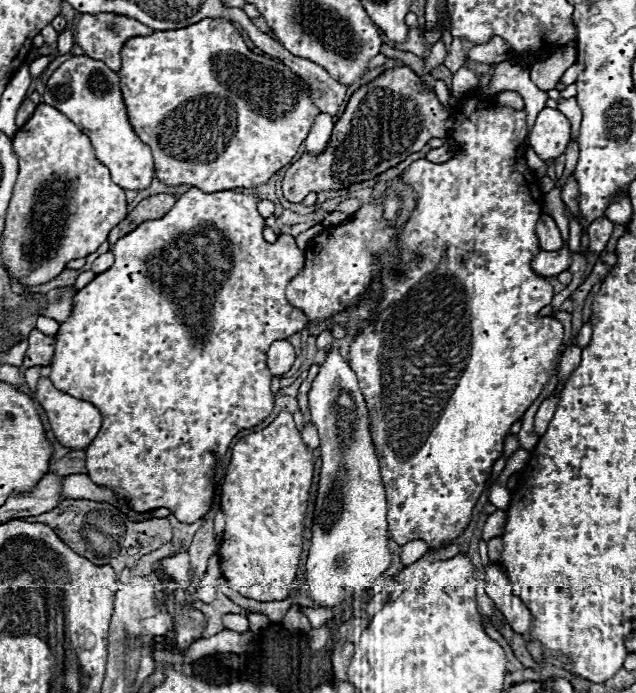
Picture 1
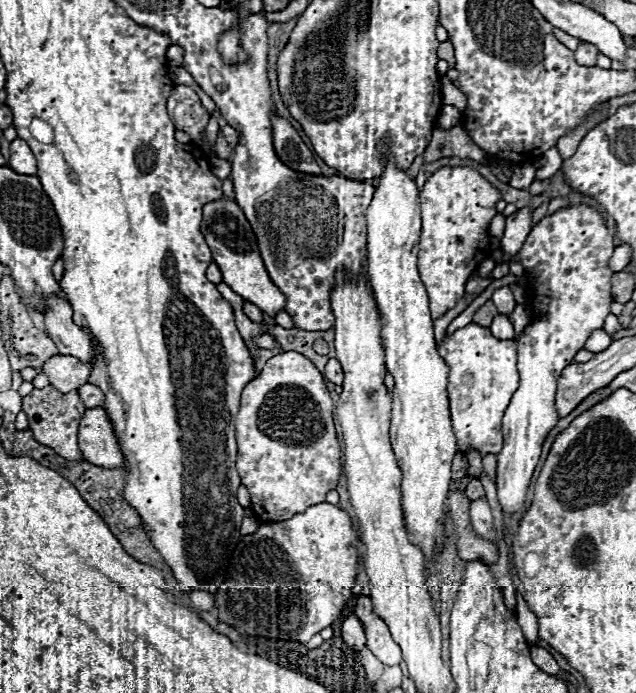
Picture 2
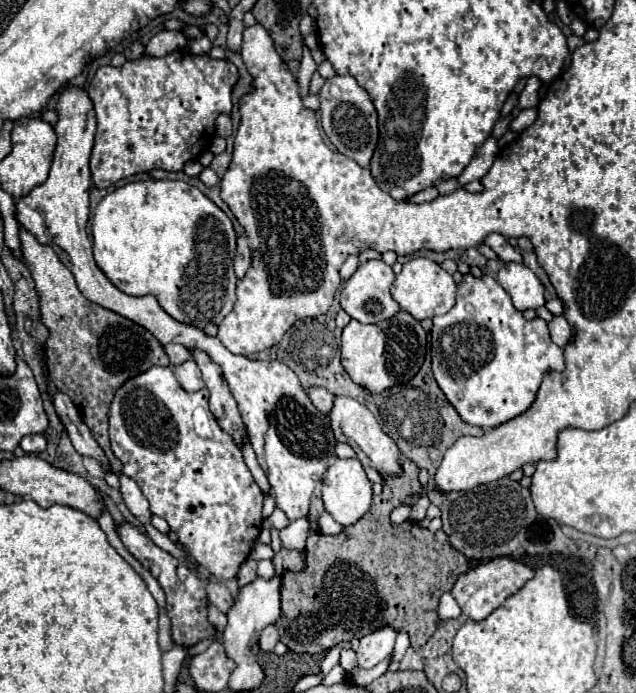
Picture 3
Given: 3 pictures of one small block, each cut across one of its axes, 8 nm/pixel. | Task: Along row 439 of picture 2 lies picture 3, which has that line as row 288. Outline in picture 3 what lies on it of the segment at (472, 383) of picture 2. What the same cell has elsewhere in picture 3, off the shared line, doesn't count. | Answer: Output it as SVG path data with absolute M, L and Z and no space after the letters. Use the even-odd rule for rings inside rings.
M464 274L462 282L458 284L454 308L442 316L434 316L432 320L432 372L440 390L466 424L490 430L520 416L532 406L544 372L564 370L564 350L552 342L548 324L542 318L524 320L522 312L512 306L506 290L488 274L482 278Z

